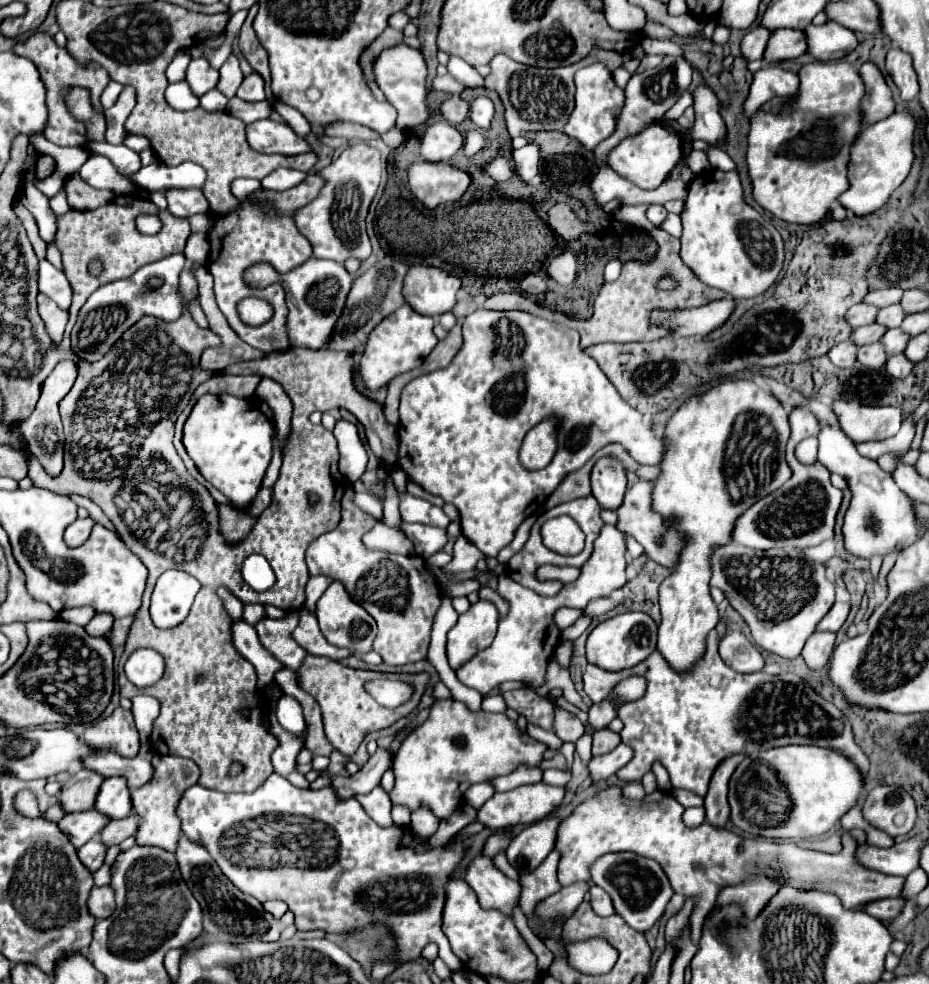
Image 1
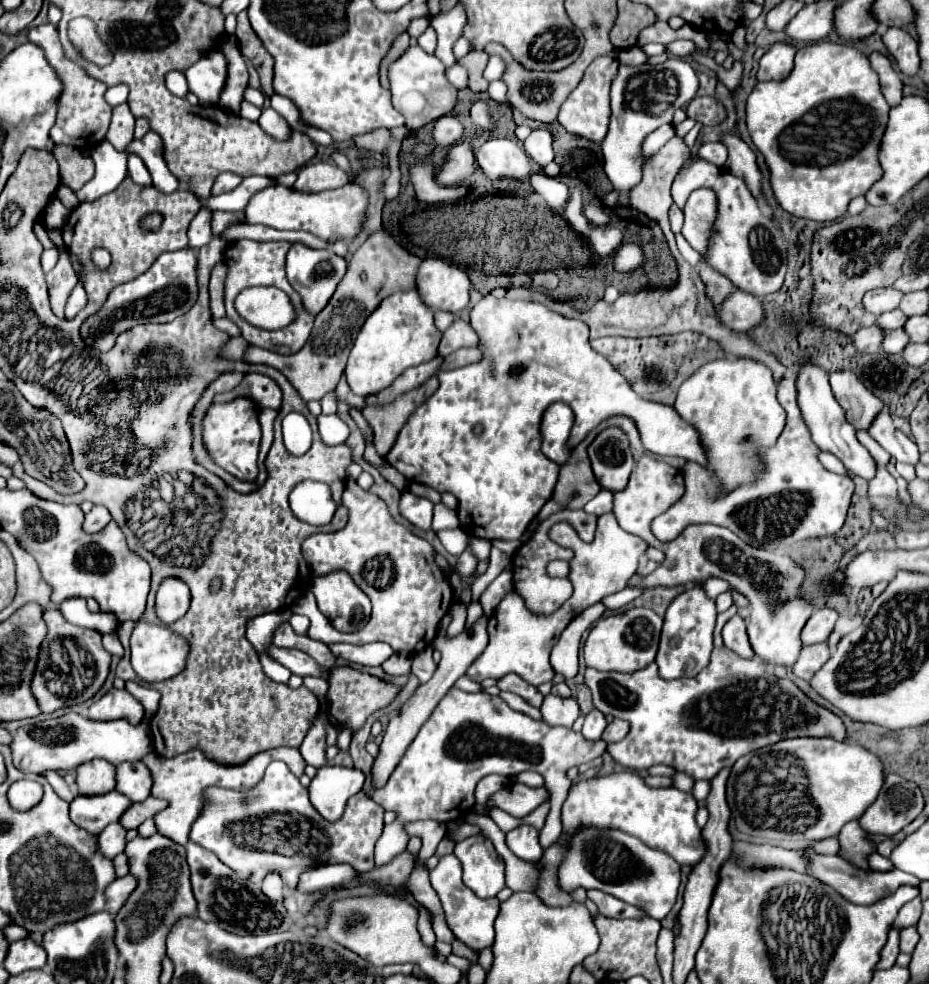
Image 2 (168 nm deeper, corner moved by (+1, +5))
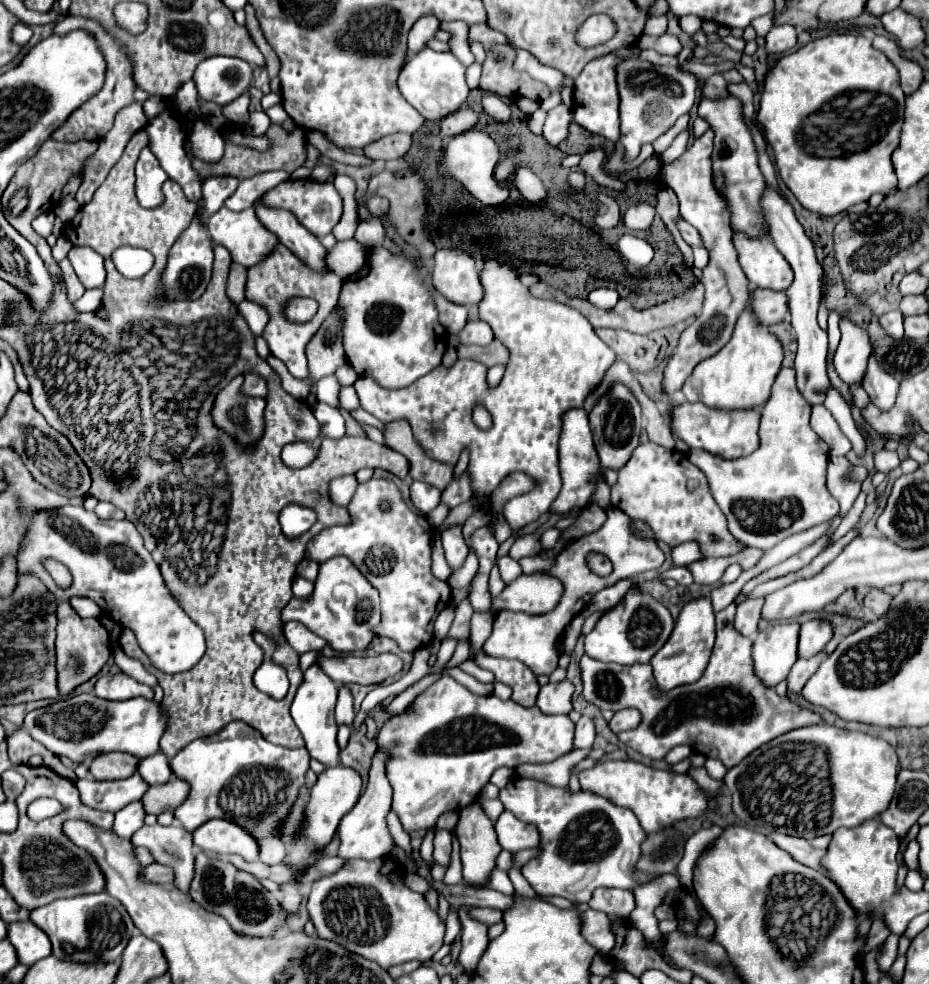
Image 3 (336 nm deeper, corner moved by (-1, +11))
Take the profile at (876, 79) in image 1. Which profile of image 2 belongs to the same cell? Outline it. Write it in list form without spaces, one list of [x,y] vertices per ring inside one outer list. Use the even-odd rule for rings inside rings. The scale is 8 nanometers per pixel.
[[[872,52],[870,54],[870,64],[878,72],[882,94],[884,94],[886,102],[890,102],[890,106],[898,106],[898,102],[902,100],[902,80],[894,72],[890,60],[886,56],[882,56],[880,52]]]

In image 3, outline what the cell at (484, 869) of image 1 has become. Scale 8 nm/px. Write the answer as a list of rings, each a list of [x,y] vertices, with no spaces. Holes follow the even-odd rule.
[[[476,802],[460,810],[454,834],[460,842],[464,882],[470,886],[482,886],[490,878],[490,872],[496,866],[496,856],[502,850],[496,840],[494,822]]]

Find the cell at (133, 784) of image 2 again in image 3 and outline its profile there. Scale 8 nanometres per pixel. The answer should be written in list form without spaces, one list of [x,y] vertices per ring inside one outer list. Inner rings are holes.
[[[158,752],[154,756],[148,756],[148,758],[142,758],[140,760],[140,766],[138,766],[138,774],[150,784],[164,784],[170,780],[172,776],[172,768],[168,766],[168,758]]]

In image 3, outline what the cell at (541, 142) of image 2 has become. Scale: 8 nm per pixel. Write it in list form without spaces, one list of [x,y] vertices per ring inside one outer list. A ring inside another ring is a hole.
[[[558,104],[548,112],[546,124],[544,124],[544,138],[552,144],[558,146],[566,136],[568,136],[568,124],[574,120],[572,116],[572,106]]]

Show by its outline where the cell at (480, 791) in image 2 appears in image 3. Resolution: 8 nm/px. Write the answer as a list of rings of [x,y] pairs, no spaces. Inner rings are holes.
[[[498,768],[498,770],[492,774],[490,782],[496,784],[498,788],[504,788],[512,778],[514,778],[514,770],[512,770],[512,768]]]

